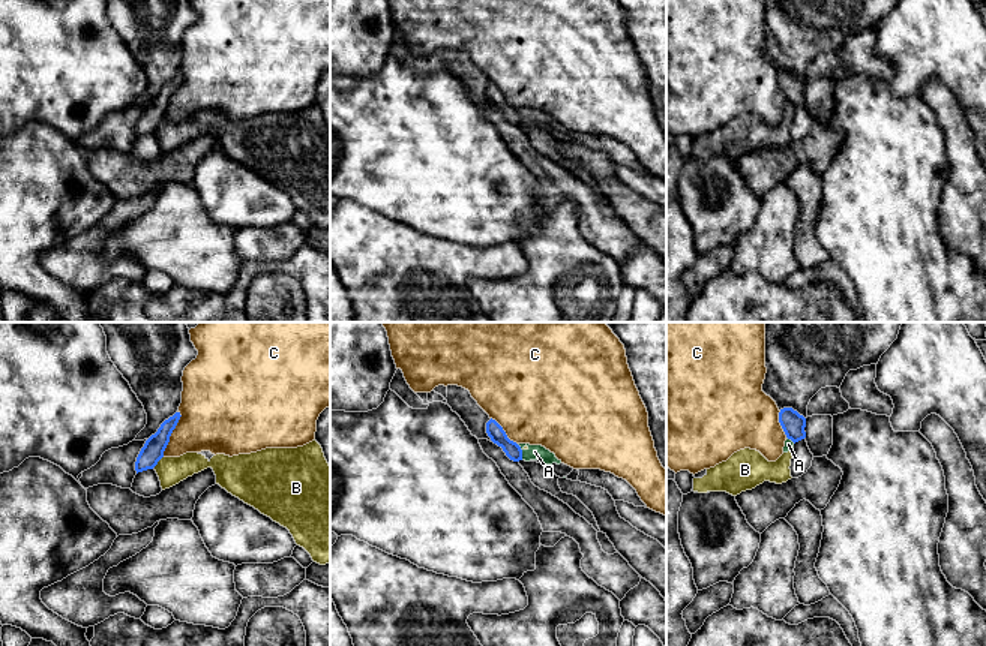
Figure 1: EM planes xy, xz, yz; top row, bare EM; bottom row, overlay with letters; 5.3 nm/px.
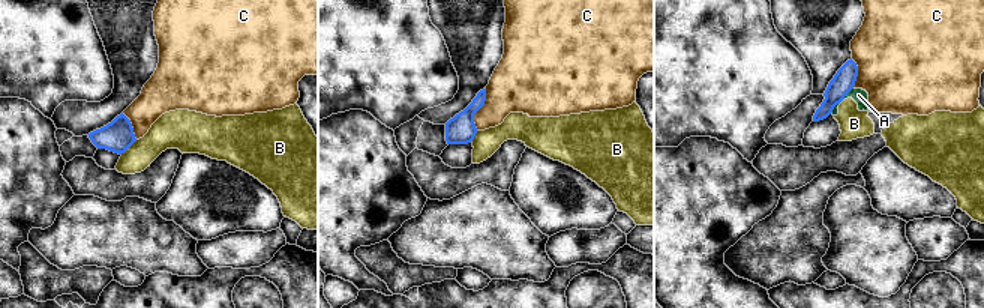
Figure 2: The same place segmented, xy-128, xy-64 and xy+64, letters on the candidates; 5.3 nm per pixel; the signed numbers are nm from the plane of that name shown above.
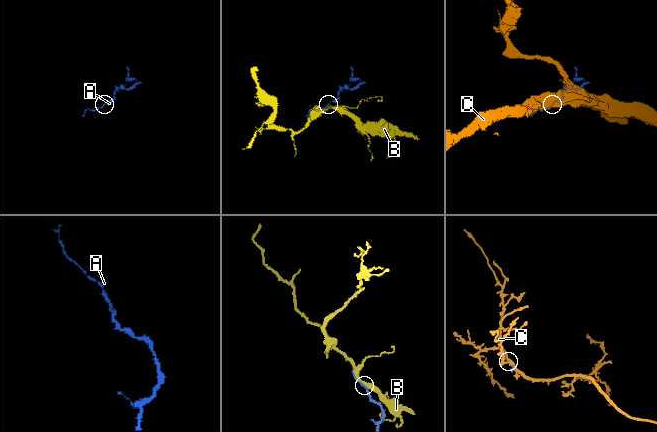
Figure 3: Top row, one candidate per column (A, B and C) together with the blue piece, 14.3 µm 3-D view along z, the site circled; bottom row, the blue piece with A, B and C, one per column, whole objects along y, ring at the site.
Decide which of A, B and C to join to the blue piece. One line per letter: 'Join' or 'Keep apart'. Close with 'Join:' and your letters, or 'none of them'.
A: Keep apart
B: Keep apart
C: Keep apart
Join: none of them

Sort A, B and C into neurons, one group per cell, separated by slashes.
A B / C

